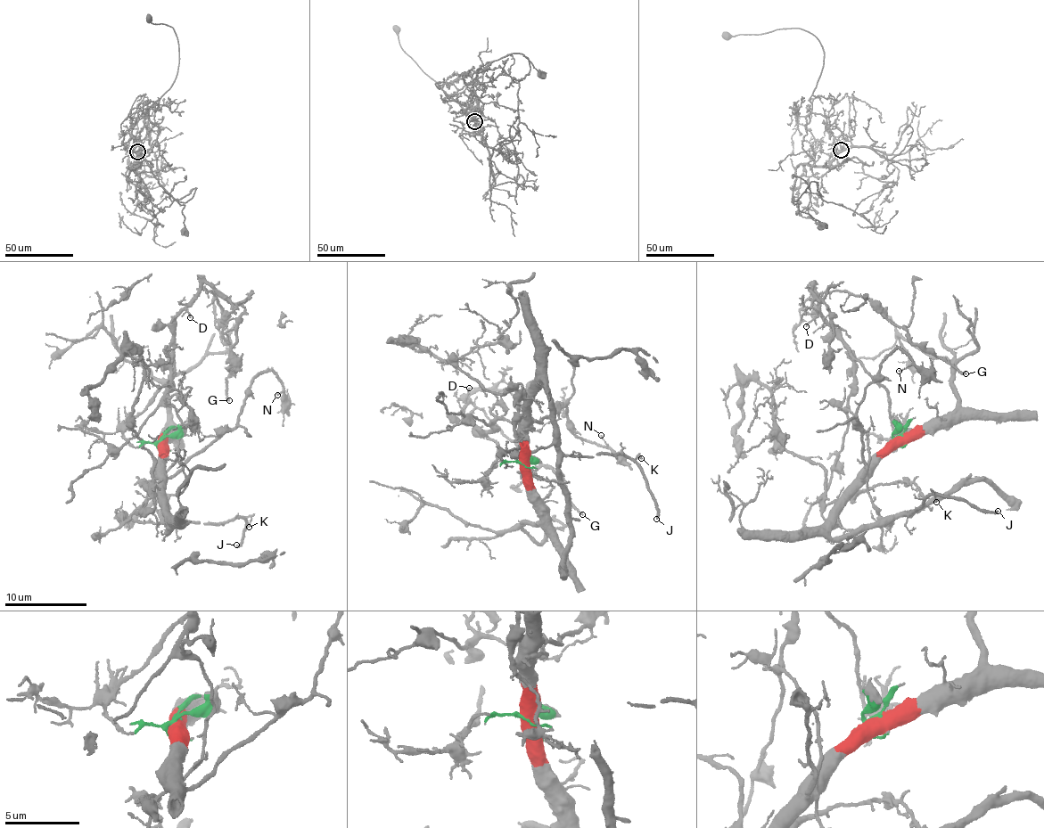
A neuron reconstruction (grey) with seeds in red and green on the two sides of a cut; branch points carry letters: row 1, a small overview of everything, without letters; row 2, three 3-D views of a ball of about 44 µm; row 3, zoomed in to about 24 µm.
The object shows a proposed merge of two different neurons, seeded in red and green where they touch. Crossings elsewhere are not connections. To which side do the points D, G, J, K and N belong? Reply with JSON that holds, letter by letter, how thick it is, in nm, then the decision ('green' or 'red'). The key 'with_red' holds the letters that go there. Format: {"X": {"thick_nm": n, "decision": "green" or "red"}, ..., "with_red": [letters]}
{"D": {"thick_nm": 140, "decision": "green"}, "G": {"thick_nm": 200, "decision": "green"}, "J": {"thick_nm": 240, "decision": "red"}, "K": {"thick_nm": 100, "decision": "red"}, "N": {"thick_nm": 90, "decision": "red"}, "with_red": ["J", "K", "N"]}

